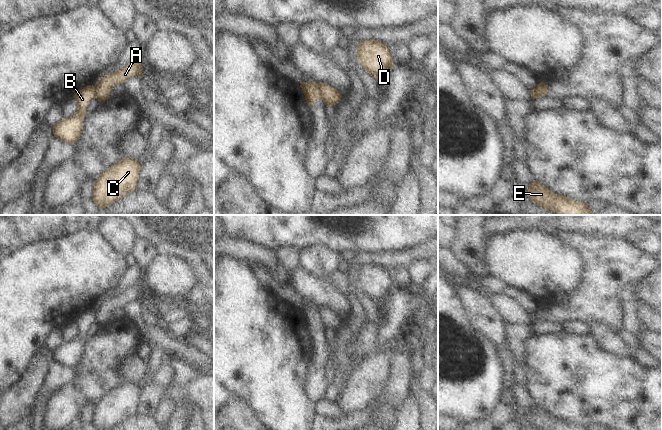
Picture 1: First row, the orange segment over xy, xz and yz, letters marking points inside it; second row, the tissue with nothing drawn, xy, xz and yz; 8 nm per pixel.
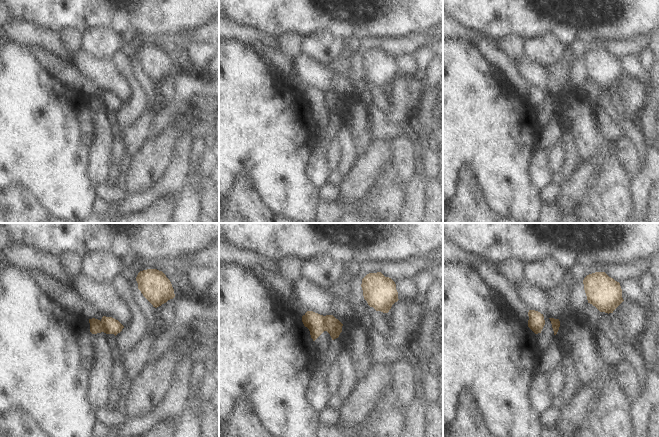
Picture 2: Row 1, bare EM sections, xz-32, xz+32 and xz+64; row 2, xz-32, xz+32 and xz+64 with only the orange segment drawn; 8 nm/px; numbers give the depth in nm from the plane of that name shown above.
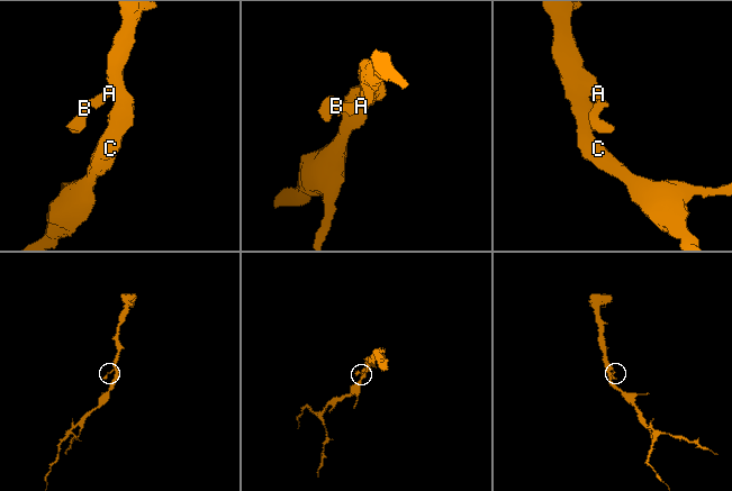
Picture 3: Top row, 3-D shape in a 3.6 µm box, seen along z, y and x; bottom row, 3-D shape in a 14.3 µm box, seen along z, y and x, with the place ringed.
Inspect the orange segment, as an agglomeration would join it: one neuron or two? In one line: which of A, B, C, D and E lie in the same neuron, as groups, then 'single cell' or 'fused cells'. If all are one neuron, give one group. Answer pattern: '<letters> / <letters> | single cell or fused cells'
A C D E / B | fused cells

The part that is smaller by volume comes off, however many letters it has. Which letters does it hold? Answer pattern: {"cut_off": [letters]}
{"cut_off": ["B"]}

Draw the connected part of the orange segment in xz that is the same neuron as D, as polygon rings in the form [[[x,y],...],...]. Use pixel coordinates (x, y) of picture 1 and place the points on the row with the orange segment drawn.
[[[375,39],[362,41],[357,46],[357,59],[364,70],[377,80],[394,66],[391,52],[386,44]]]

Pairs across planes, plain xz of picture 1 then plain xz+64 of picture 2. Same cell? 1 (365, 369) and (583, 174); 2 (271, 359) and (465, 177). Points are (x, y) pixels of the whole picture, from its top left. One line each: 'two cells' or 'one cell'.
1: one cell
2: two cells

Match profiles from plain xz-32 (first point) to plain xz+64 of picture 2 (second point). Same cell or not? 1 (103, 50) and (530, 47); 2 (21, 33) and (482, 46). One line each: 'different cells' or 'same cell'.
1: same cell
2: different cells

